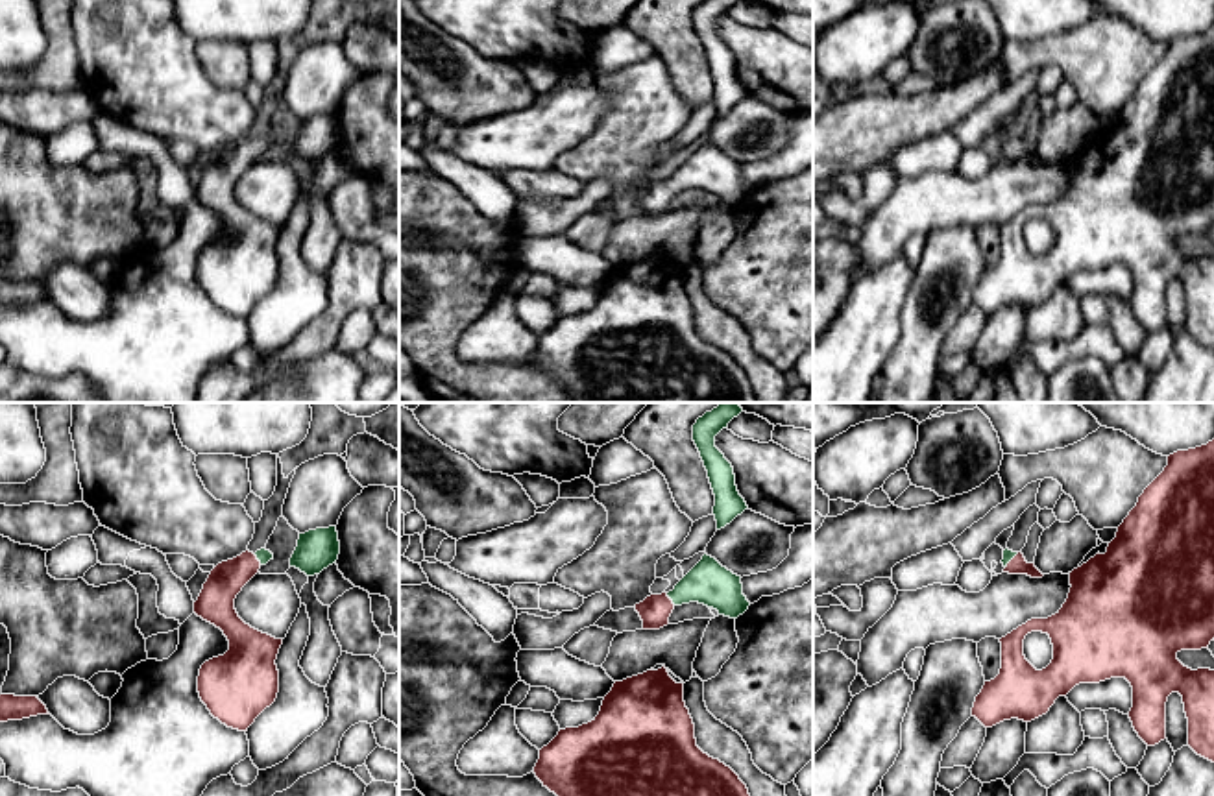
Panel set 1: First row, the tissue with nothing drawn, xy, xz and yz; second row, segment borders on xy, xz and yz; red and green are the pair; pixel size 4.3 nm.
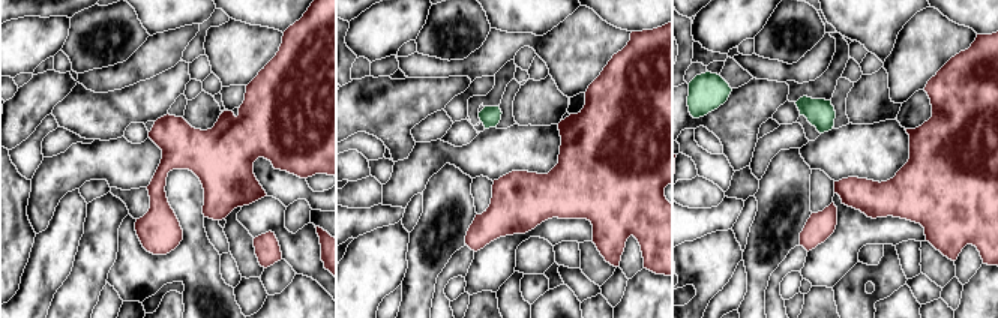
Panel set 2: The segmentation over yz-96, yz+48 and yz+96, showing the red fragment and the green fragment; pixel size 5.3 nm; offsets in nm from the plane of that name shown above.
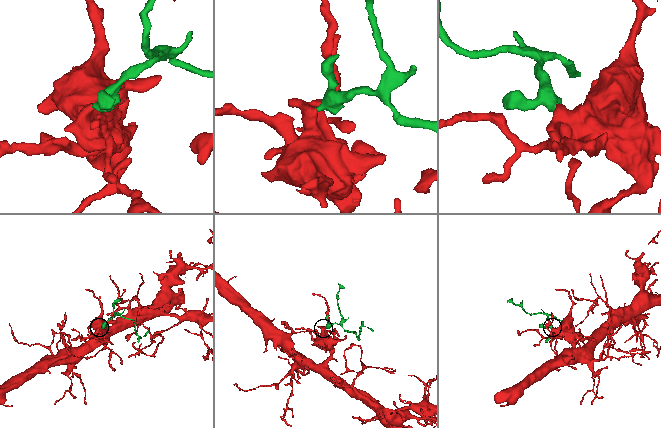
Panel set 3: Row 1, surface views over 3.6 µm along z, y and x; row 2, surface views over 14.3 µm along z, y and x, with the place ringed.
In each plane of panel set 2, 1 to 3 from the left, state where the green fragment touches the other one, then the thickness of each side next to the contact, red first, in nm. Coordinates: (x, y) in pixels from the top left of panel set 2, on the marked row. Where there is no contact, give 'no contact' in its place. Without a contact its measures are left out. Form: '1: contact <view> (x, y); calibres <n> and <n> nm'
1: no contact
2: no contact
3: no contact

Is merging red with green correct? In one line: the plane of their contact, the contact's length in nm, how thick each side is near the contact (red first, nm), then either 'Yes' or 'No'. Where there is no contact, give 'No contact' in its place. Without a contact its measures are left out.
Touches red in xz. Shared border 70 nm. Thickness 140 nm (red) against 190 nm. Yes

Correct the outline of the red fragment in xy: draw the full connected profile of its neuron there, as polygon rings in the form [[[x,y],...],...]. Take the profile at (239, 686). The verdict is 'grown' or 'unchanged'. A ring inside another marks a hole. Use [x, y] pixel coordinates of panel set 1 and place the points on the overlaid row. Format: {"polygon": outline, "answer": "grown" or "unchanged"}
{"polygon": [[[261,549],[218,563],[194,602],[194,613],[220,628],[229,641],[224,656],[201,665],[200,698],[214,718],[238,731],[248,731],[279,693],[275,659],[283,639],[251,628],[235,609],[237,595],[270,560],[273,554]]], "answer": "grown"}

